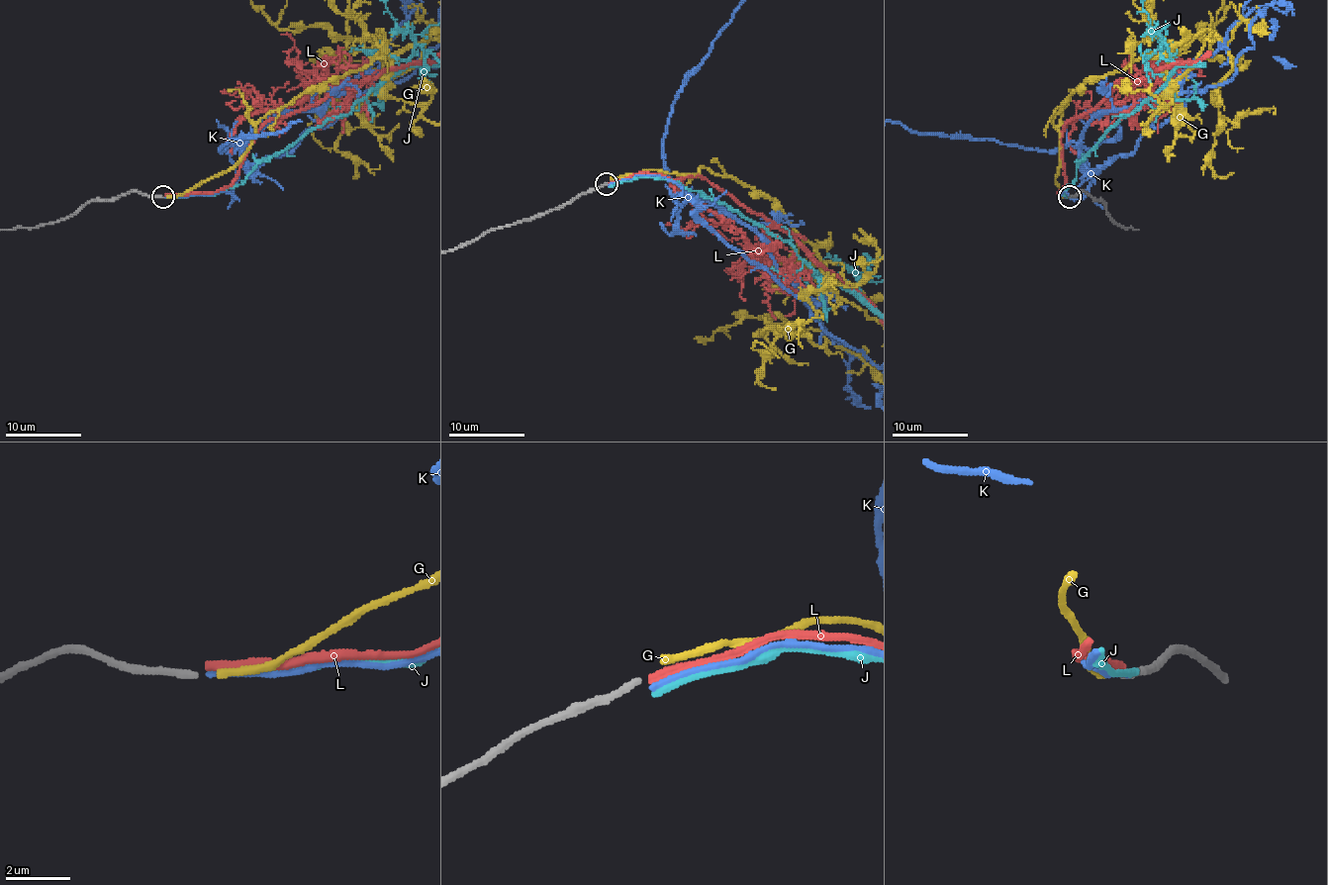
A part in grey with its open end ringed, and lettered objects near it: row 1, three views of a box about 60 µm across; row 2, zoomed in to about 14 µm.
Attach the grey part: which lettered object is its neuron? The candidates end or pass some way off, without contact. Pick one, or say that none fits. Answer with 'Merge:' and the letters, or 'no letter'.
Merge: no letter

